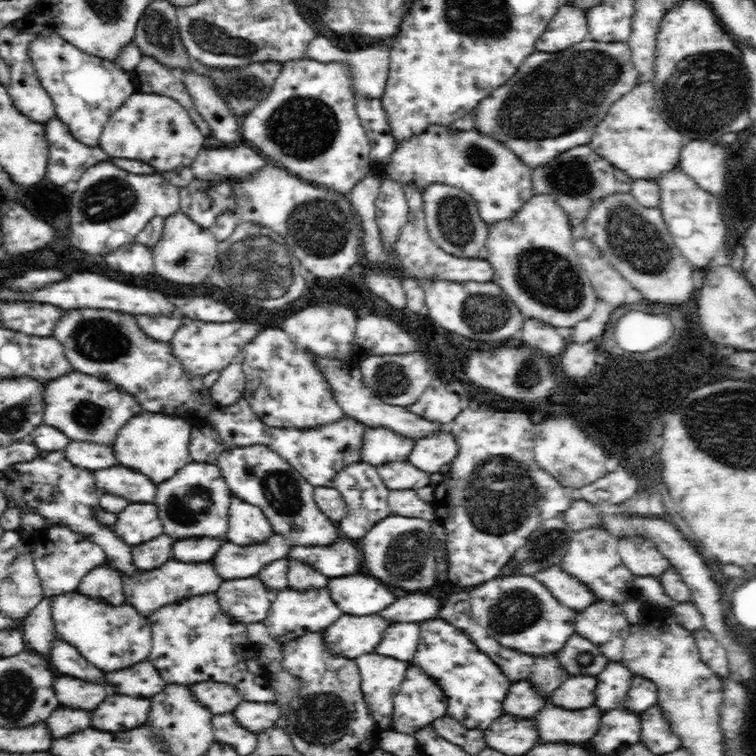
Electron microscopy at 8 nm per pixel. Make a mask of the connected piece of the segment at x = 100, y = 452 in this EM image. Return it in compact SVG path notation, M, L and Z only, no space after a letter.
M70 441L63 453L72 466L84 468L84 470L100 470L116 464L112 456L112 448L106 448L106 445L96 446L86 442L82 444L82 441Z

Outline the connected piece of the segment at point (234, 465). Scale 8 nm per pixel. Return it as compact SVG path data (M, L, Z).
M262 444L228 448L220 454L217 465L233 494L260 507L274 534L283 536L292 547L330 545L339 540L336 524L317 507L313 499L313 486L273 449Z

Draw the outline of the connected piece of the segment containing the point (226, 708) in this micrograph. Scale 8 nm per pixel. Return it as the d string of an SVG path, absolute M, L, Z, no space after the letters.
M205 681L192 685L193 696L208 708L213 716L231 713L242 702L240 693L232 684Z

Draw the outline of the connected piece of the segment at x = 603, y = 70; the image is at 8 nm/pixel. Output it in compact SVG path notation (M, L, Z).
M586 39L563 51L534 51L505 83L496 87L490 96L471 110L474 119L472 129L478 130L482 136L492 136L494 141L502 142L522 164L532 169L542 163L550 163L562 152L588 144L594 128L605 118L608 107L637 86L637 69L630 57L629 47L624 41L605 43Z

